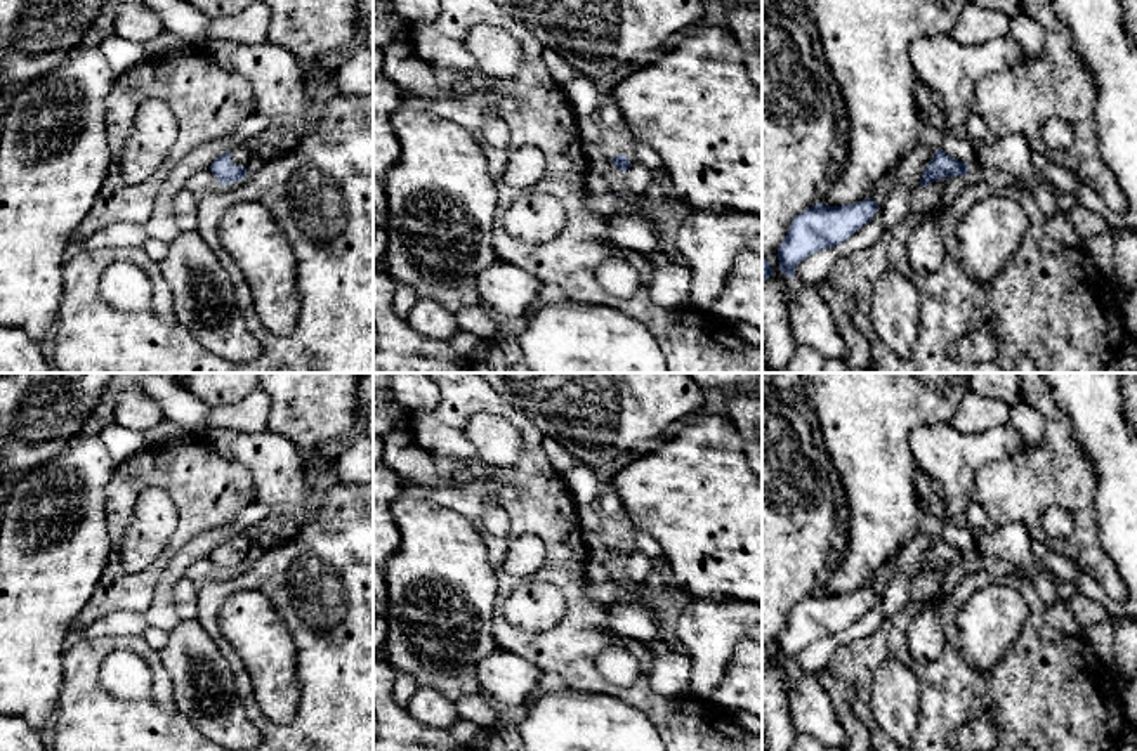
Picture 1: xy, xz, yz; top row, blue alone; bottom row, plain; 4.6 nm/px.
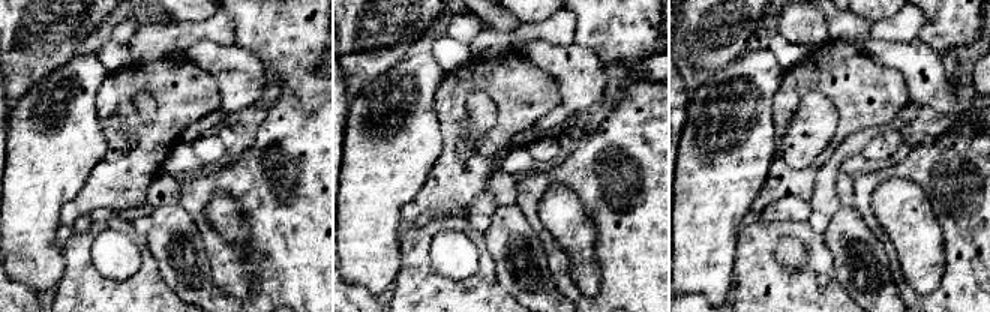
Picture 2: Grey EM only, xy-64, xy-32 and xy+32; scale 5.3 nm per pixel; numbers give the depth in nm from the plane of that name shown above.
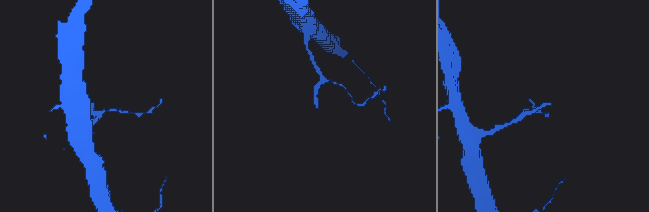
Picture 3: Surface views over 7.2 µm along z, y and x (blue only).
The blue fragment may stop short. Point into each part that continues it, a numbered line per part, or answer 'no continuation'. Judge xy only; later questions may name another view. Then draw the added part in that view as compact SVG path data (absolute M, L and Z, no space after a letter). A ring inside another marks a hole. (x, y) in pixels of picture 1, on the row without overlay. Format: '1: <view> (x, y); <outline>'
1: xy (240, 545); M236 536L231 539L231 550L234 555L250 555L252 550L252 539L245 536Z

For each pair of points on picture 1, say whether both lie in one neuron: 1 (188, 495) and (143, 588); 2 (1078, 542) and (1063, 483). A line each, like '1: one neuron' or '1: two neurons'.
1: one neuron
2: one neuron

